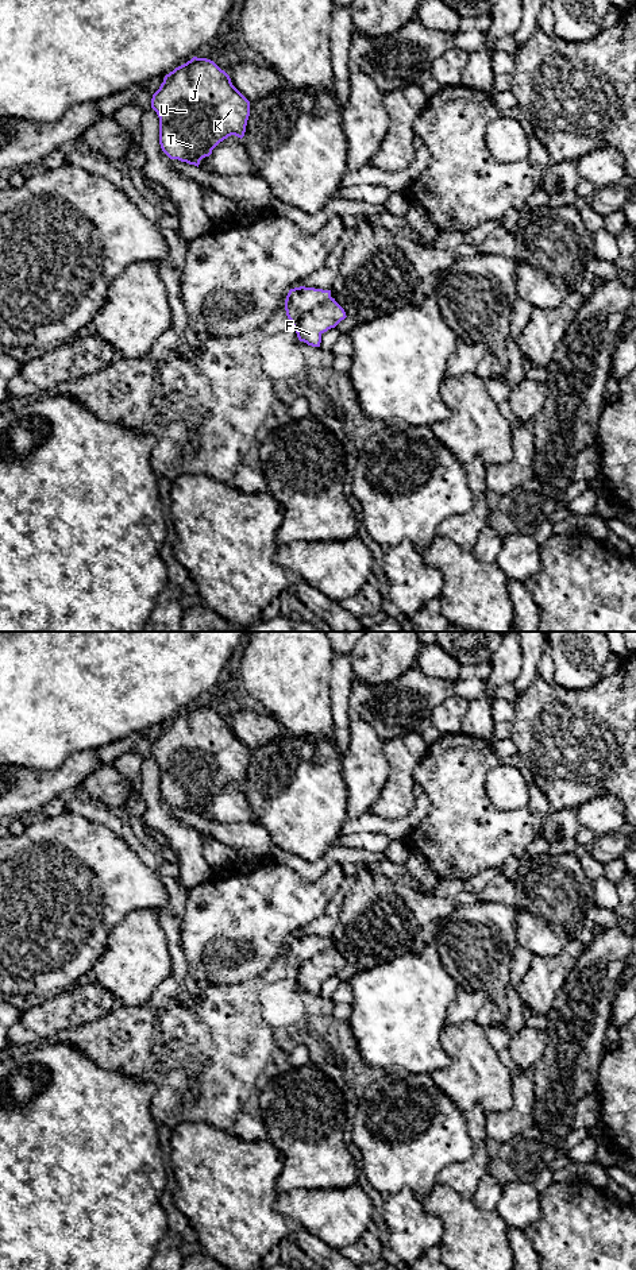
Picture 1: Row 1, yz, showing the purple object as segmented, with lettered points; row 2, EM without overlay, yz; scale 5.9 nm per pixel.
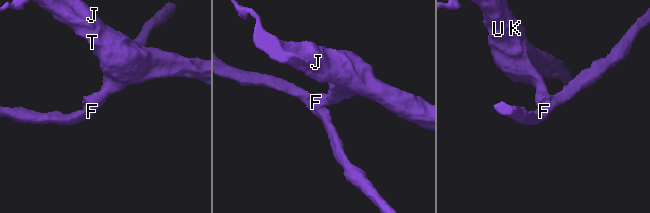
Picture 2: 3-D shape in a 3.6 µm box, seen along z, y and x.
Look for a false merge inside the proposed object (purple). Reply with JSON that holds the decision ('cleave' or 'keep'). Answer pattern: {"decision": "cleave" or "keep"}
{"decision": "cleave"}

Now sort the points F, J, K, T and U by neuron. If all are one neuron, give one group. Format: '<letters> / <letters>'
F / J K T U

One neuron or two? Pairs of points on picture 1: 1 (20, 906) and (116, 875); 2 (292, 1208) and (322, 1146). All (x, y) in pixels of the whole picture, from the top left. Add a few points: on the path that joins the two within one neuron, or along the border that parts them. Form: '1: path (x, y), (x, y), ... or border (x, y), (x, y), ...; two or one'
1: path (46, 908), (88, 908), (96, 900); one
2: border (334, 1188), (278, 1192); two

